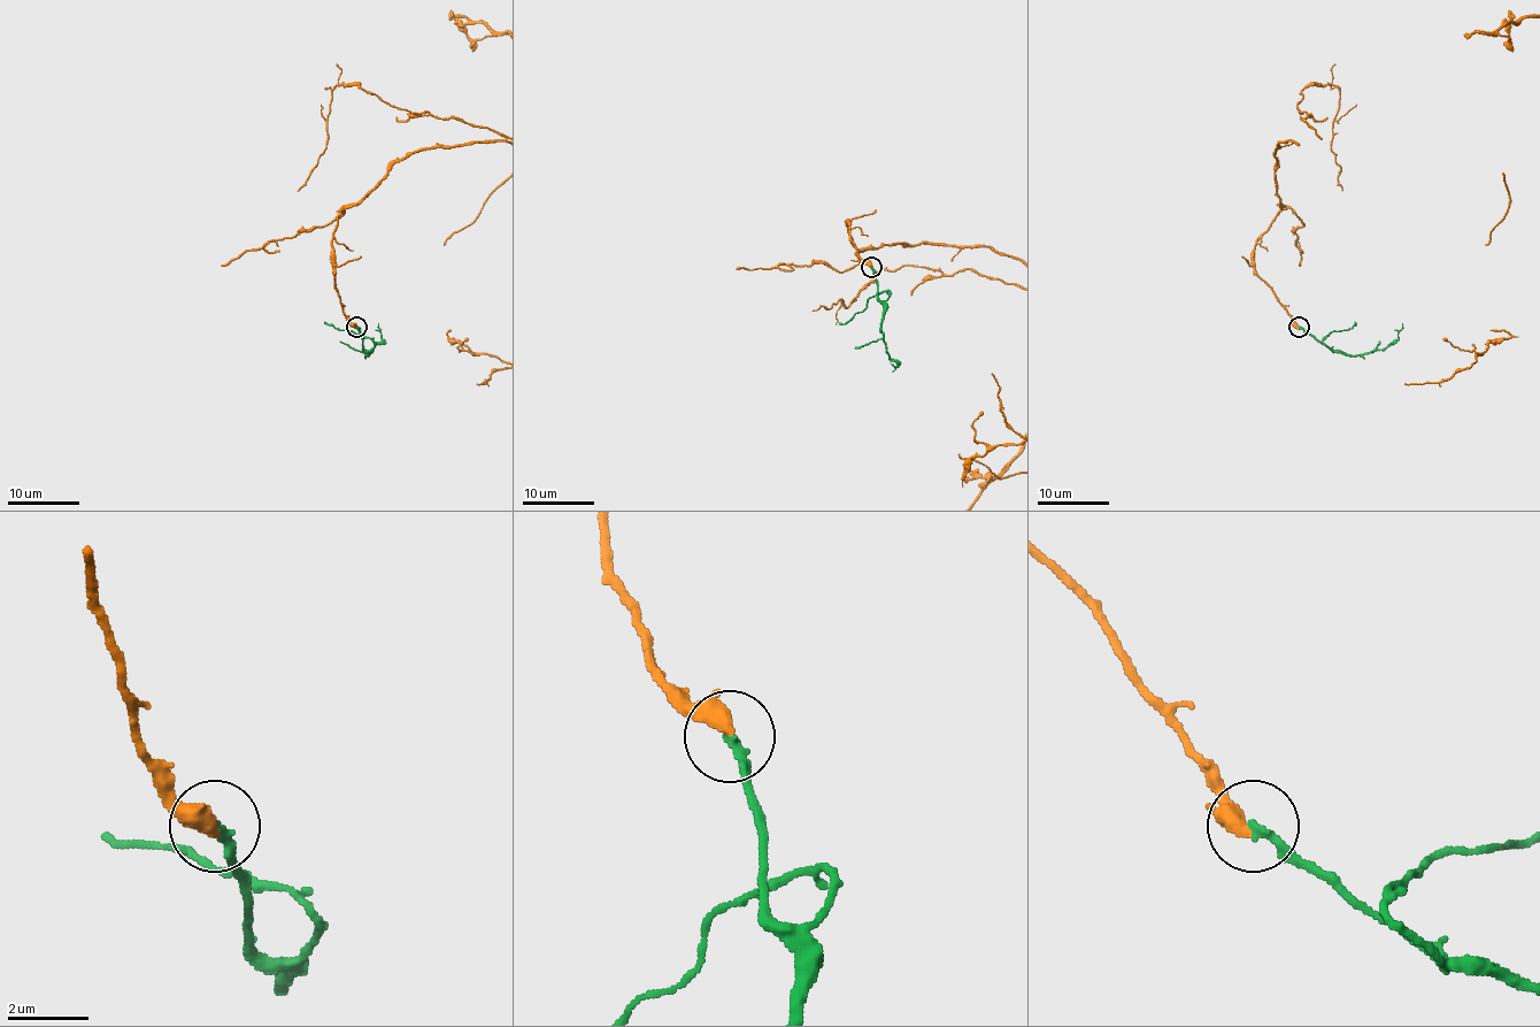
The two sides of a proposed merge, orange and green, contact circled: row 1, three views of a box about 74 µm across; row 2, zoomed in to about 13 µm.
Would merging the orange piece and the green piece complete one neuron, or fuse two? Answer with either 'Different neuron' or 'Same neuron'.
Same neuron

